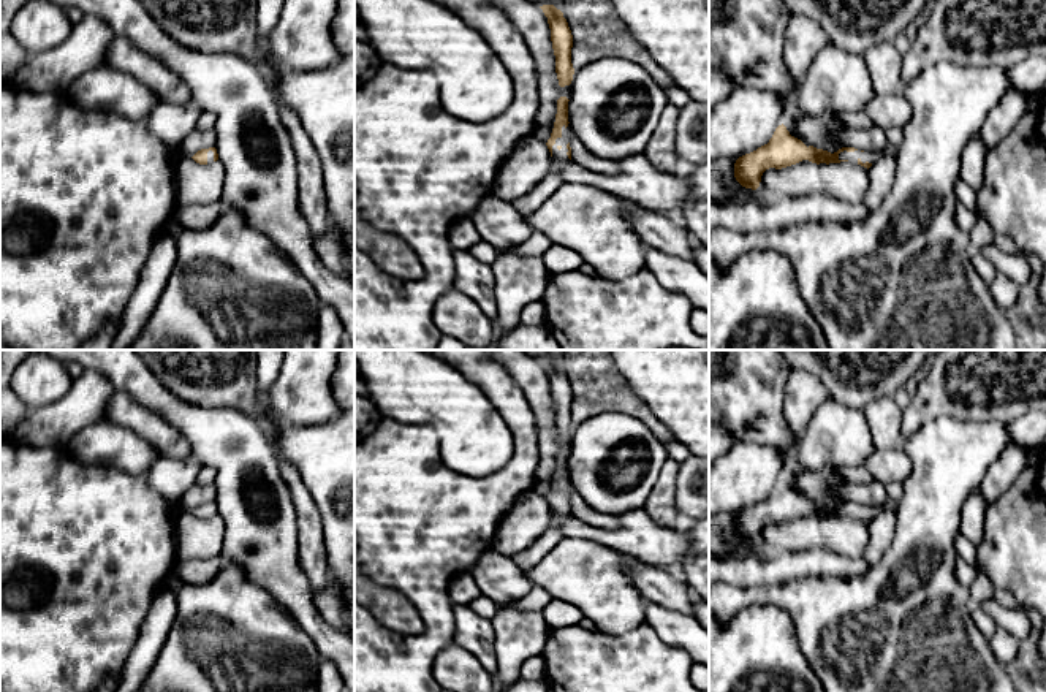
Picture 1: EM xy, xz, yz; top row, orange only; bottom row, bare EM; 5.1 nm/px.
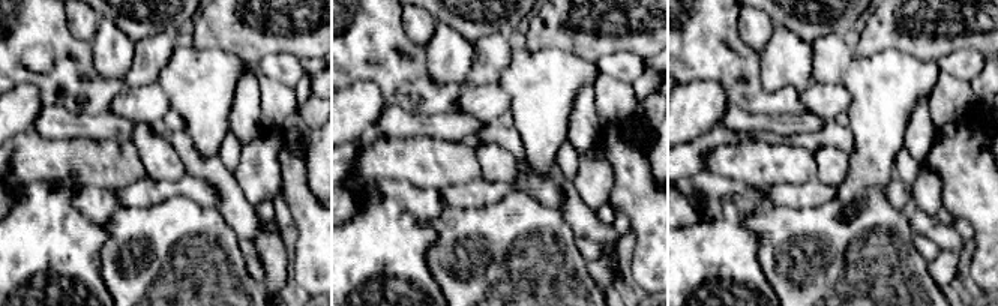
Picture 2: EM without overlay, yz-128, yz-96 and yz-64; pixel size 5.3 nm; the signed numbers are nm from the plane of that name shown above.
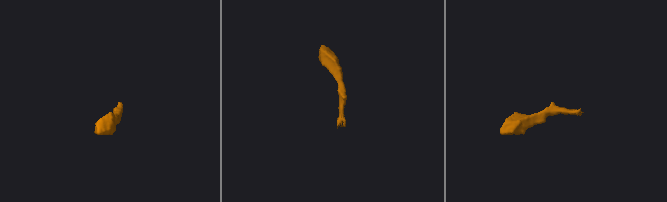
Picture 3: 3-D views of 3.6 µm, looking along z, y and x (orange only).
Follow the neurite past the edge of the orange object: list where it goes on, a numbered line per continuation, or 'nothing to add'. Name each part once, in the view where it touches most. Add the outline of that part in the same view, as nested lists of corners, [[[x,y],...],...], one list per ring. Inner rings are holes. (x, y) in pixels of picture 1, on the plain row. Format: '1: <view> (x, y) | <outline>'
1: xz (529, 558) | [[[562,481],[562,491],[552,500],[552,523],[548,530],[529,548],[511,556],[513,562],[525,573],[533,568],[562,538],[562,521],[570,515],[567,507],[567,483]]]

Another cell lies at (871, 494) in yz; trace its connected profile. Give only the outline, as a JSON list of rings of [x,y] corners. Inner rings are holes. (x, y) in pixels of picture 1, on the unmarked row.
[[[878,481],[866,485],[843,485],[839,488],[839,494],[843,502],[855,502],[864,507],[880,507],[889,499],[886,486]]]

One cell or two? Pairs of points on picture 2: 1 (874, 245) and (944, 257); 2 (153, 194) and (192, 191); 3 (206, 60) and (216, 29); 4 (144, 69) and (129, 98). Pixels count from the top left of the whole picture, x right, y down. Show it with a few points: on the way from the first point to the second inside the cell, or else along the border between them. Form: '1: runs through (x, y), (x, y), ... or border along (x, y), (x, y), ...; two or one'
1: border along (926, 263), (929, 275), (941, 288); two
2: runs through (162, 191), (183, 188); one
3: border along (191, 45), (195, 48), (222, 50), (243, 62); two
4: border along (156, 81), (147, 86), (123, 89); two

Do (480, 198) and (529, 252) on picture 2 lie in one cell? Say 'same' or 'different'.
different

